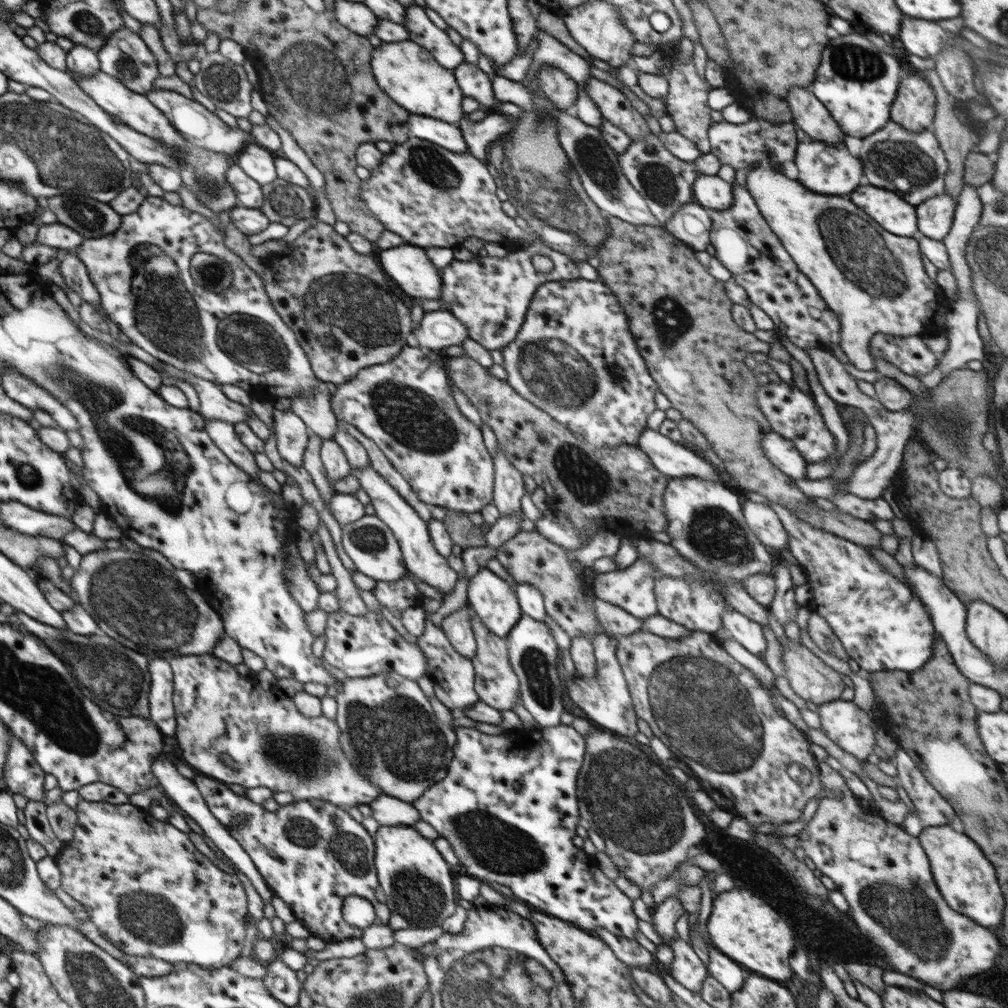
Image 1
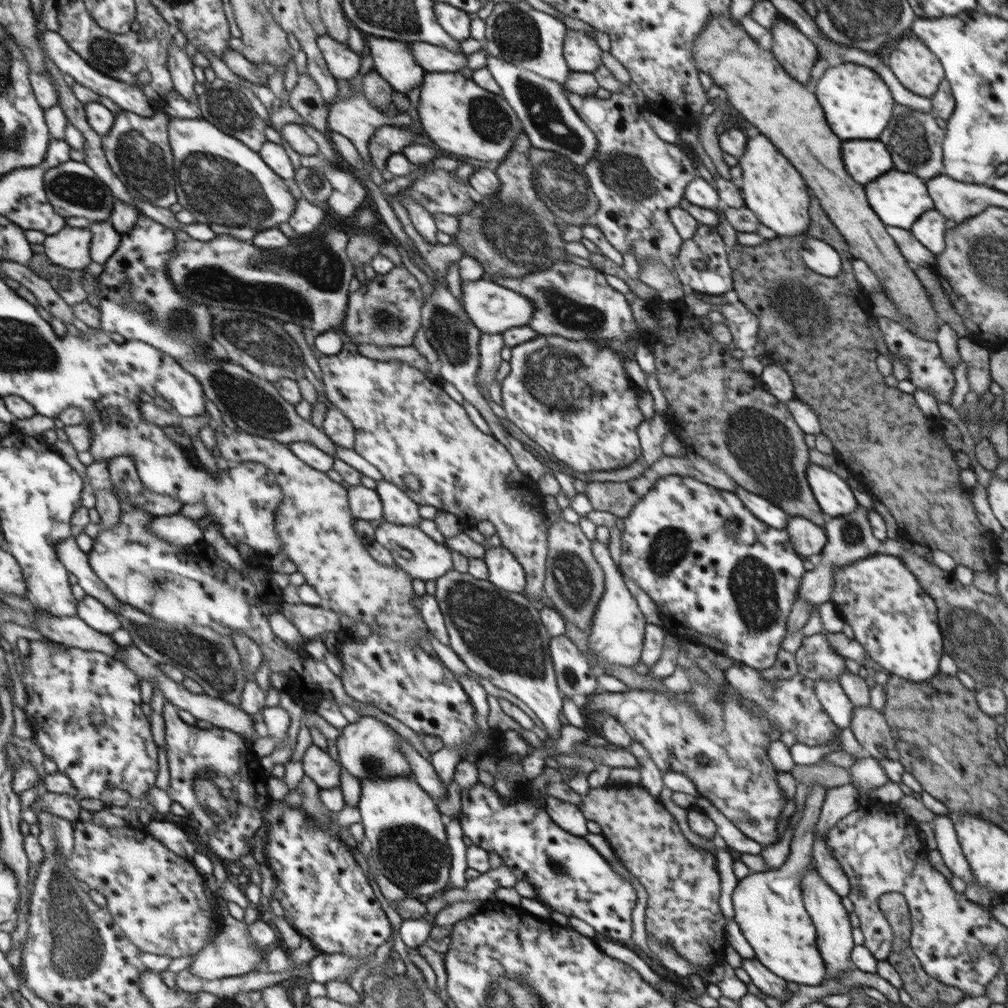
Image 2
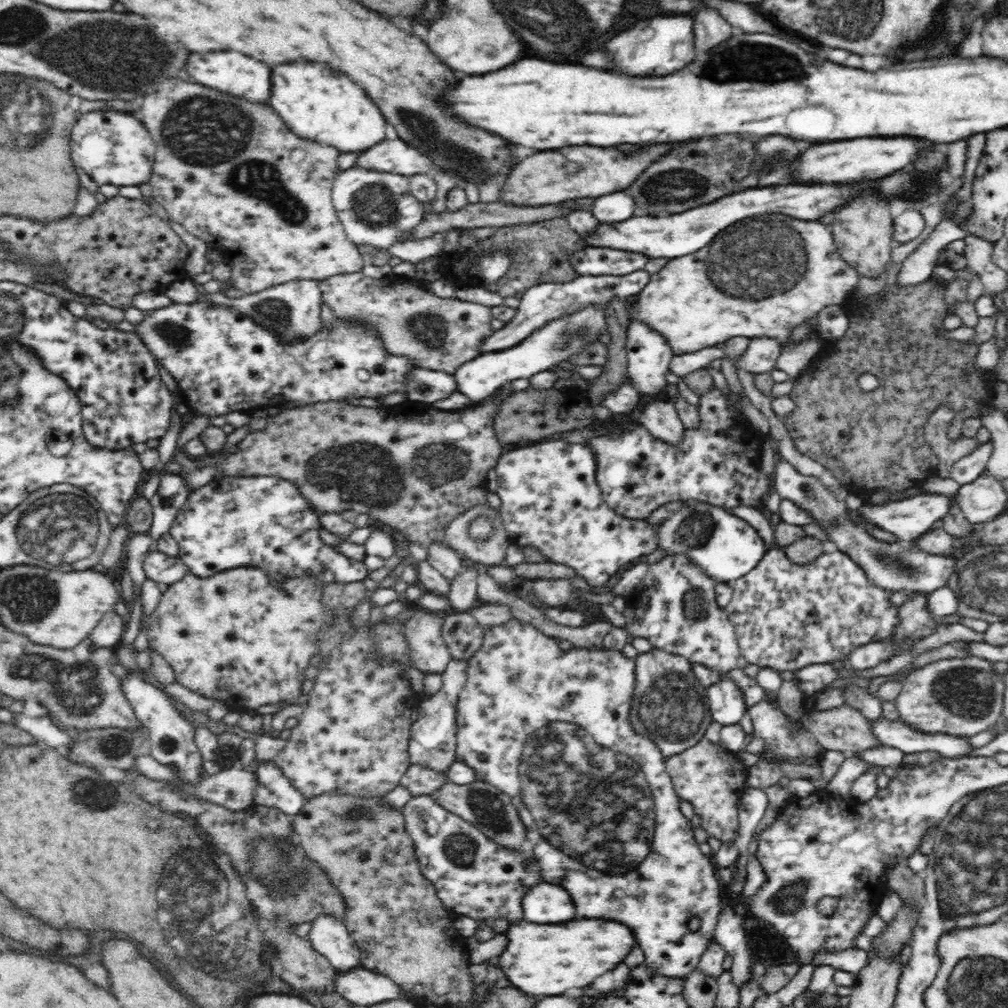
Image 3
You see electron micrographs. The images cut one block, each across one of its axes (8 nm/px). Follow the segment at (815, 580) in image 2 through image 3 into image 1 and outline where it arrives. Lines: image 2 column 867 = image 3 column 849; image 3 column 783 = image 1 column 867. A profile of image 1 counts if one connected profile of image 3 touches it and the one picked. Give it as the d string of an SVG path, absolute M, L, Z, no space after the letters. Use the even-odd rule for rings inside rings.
M811 349L809 355L826 394L838 404L855 406L864 412L865 417L869 419L876 431L877 449L872 457L857 463L852 476L842 482L838 482L830 476L820 480L796 479L796 486L806 496L813 498L820 497L830 500L830 497L836 495L836 493L852 493L863 499L874 500L882 496L885 488L892 484L896 474L898 474L907 442L913 438L913 434L916 434L918 416L912 410L907 409L890 412L890 410L884 408L884 405L877 398L868 397L868 395L862 393L854 377L844 369L844 365L831 352Z

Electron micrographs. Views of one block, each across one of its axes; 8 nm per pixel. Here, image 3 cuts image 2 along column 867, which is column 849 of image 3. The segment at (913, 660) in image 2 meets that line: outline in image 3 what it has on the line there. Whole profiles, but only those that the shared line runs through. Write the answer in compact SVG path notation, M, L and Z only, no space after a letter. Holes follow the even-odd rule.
M775 546L767 550L754 570L727 585L732 588L733 598L725 610L735 627L741 655L750 664L760 668L770 667L783 674L809 664L843 660L857 646L890 638L900 622L898 607L889 602L894 592L876 587L850 556L834 548L824 552L814 562L799 566L787 558L783 548Z

